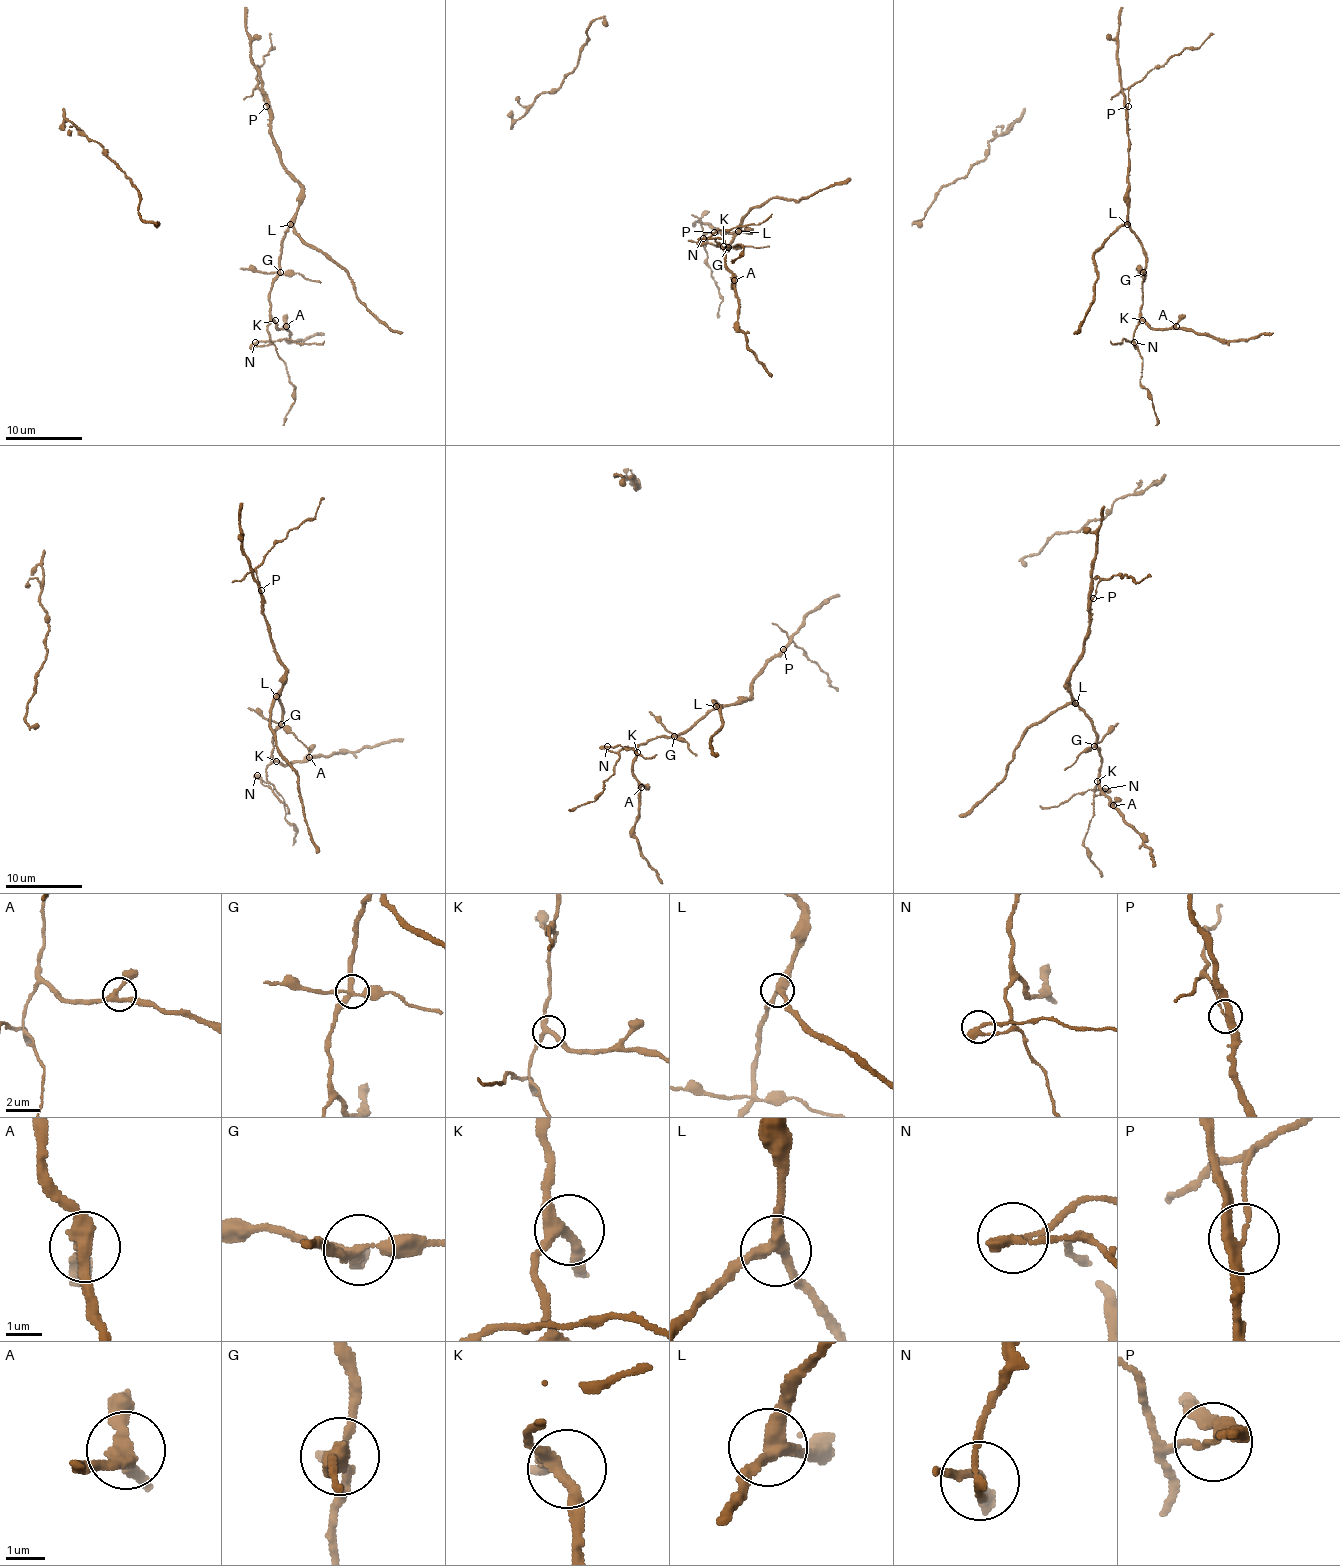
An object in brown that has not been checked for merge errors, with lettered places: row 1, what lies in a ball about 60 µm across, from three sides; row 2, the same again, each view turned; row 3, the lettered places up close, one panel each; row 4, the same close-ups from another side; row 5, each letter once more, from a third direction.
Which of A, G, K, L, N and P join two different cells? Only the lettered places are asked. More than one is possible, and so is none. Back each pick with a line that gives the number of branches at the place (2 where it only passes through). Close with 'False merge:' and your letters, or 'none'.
G: Branches: 4
N: Branches: 2
P: Branches: 3
False merge: G, N, P

